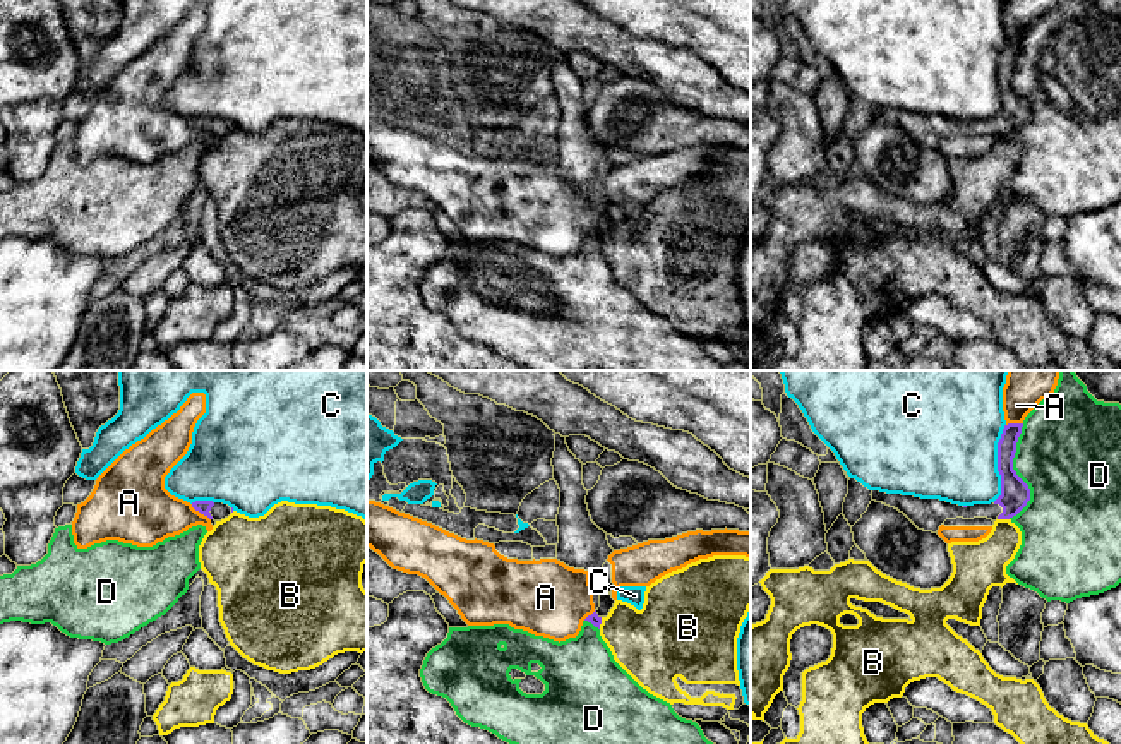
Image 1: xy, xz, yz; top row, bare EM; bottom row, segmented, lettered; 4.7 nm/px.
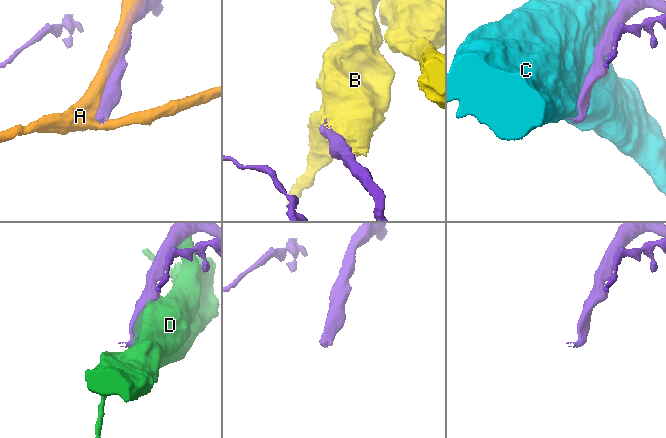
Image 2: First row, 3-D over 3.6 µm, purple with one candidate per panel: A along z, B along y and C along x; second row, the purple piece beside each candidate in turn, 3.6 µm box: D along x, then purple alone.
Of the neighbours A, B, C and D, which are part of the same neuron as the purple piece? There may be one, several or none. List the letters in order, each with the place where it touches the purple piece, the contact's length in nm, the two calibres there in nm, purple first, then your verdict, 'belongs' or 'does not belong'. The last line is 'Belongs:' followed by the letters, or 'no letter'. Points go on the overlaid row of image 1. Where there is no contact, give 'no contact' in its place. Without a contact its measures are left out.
A: xy (201, 513) | 120 nm | 60/280 nm | does not belong
B: yz (1003, 518) | 60 nm | 140/220 nm | does not belong
C: yz (998, 463) | 380 nm | 140/480 nm | does not belong
D: yz (1015, 474) | 460 nm | 140/460 nm | does not belong
Belongs: no letter

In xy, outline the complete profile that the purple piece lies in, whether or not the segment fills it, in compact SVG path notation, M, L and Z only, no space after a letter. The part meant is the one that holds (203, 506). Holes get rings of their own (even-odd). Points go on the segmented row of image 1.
M195 501L192 502L192 507L214 521L221 521L233 513L233 507L230 507L228 504L213 501Z

